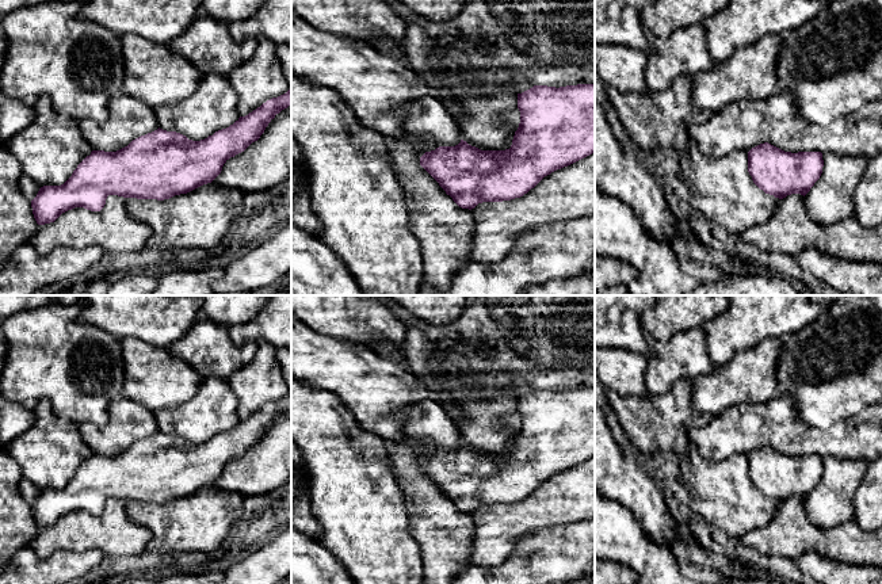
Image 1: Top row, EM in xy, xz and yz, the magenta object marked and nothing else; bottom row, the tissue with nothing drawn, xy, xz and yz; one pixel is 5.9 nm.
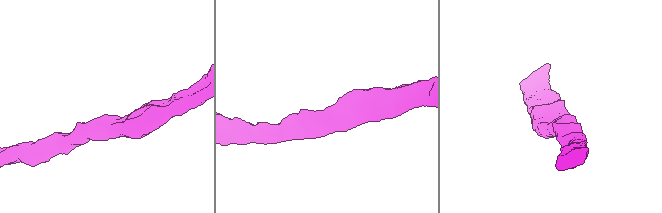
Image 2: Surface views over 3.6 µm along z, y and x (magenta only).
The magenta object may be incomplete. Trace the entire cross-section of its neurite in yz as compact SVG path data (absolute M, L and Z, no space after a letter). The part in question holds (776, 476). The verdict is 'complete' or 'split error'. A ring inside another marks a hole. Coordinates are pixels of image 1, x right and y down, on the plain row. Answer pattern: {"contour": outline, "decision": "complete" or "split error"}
{"contour": "M768 446L760 447L748 455L748 476L753 486L765 497L783 503L791 497L806 499L822 477L821 455L784 455Z", "decision": "complete"}

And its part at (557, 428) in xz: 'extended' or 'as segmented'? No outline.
as segmented

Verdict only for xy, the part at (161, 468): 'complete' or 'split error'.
complete

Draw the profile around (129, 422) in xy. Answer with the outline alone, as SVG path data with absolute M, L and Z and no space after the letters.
M122 397L110 405L107 424L83 423L79 431L93 454L117 455L133 443L157 434L159 425L153 411Z

